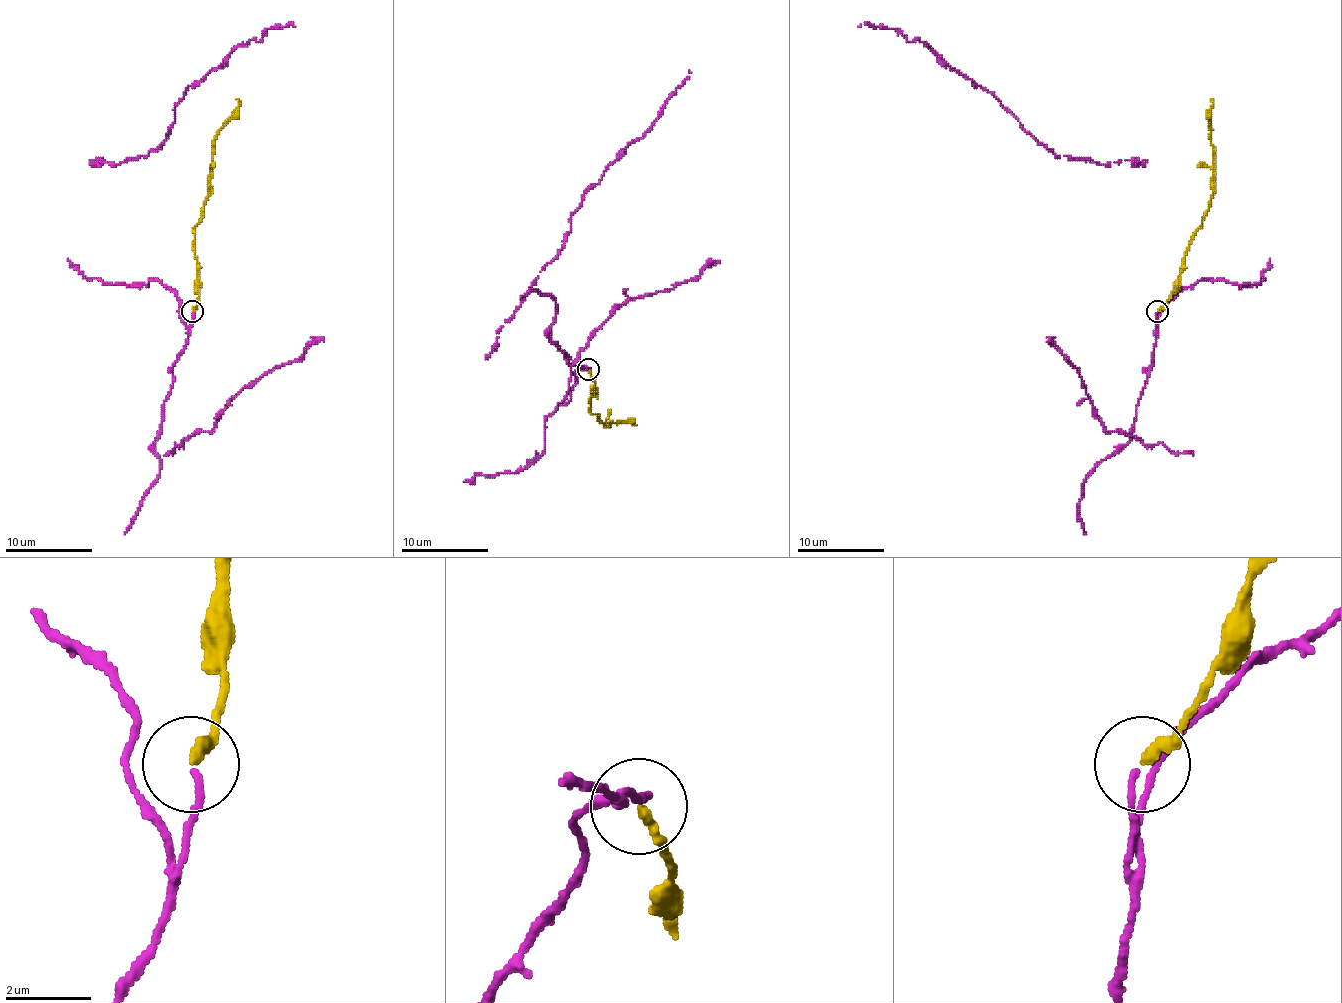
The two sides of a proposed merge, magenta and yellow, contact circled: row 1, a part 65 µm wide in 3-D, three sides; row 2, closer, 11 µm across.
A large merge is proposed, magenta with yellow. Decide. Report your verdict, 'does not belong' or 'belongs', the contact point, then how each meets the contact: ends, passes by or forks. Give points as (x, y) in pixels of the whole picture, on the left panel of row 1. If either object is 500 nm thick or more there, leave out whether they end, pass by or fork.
belongs | (192, 311) | magenta ends | yellow ends

